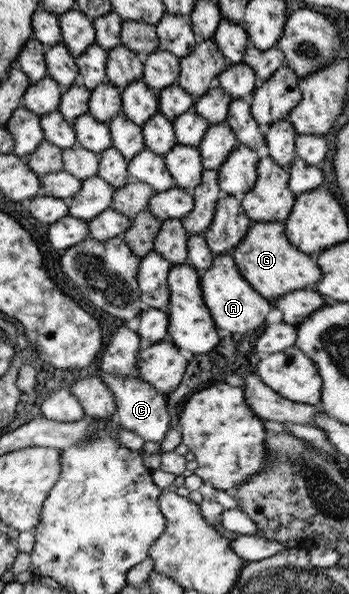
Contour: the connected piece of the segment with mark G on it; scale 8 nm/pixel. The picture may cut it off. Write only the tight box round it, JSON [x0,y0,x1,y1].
[229,222,321,303]

